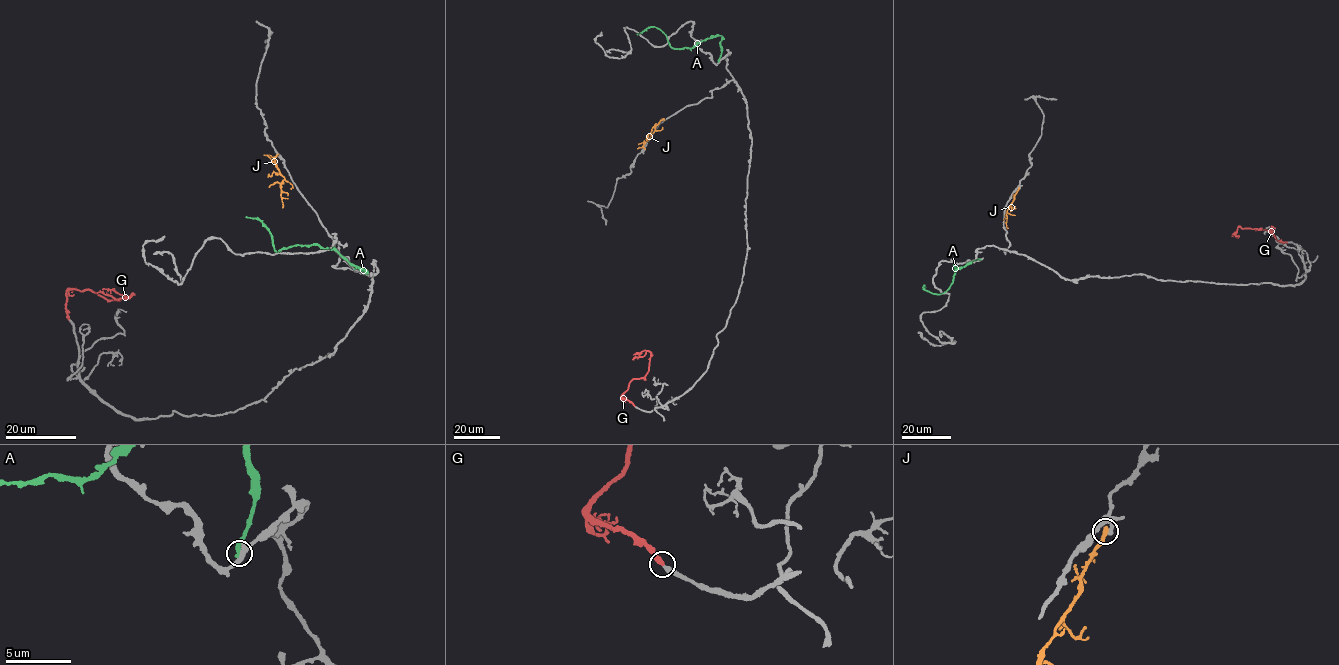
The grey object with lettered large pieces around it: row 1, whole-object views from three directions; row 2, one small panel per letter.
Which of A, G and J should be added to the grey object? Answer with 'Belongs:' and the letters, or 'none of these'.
Belongs: G

